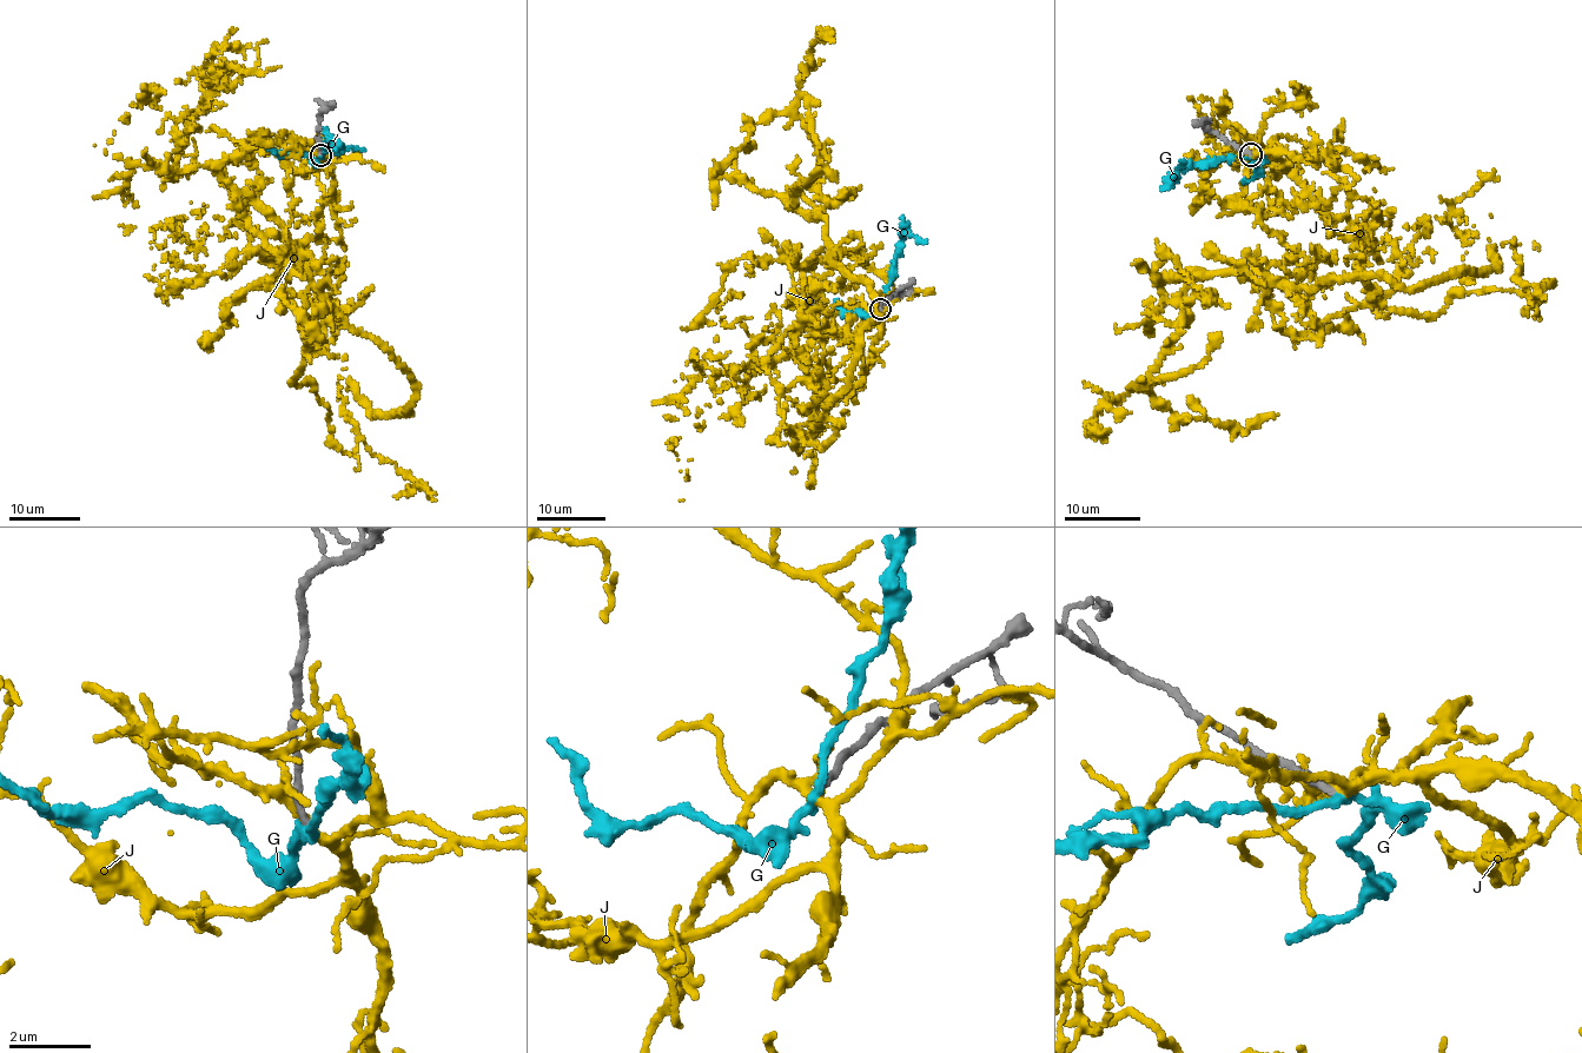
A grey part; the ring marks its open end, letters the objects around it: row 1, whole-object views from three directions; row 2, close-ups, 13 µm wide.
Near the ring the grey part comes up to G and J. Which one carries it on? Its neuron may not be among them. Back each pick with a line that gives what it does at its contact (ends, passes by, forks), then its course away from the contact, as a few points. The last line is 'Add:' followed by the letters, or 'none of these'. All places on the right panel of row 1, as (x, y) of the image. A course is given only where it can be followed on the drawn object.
Add: none of these

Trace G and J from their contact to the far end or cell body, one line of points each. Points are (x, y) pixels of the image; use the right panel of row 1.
G: (1251, 156), (1192, 165), (1177, 177), (1183, 160)
J: (1249, 153), (1428, 222), (1321, 320), (1211, 244), (1266, 189), (1330, 230), (1299, 161), (1344, 148)

